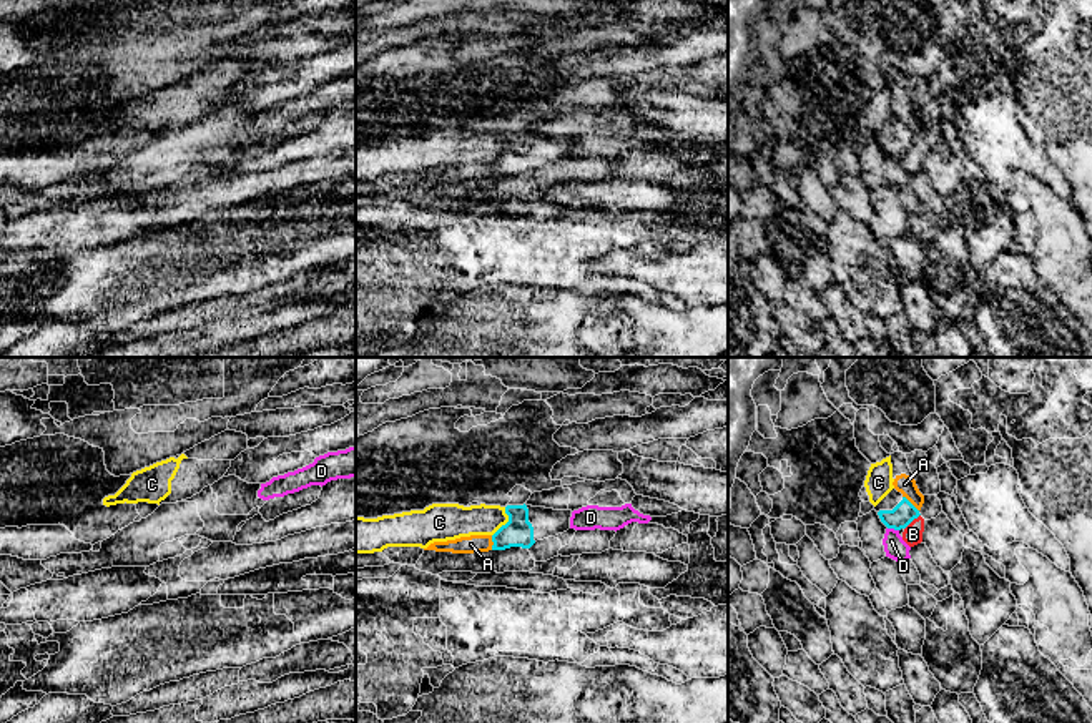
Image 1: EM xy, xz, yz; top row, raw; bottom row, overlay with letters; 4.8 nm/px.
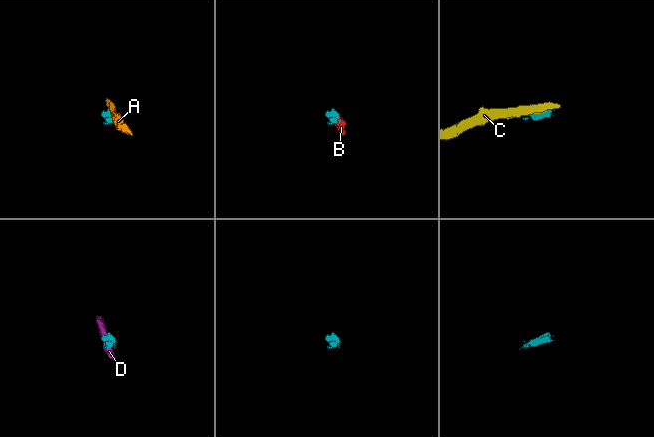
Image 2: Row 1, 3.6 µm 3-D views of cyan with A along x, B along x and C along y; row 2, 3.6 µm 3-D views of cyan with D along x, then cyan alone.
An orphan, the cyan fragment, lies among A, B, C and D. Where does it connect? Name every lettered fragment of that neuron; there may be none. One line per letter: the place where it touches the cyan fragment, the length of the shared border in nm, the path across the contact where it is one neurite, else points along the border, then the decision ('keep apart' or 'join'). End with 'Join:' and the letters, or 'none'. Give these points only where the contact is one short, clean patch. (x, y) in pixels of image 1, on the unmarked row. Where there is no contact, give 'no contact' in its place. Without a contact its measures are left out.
A: contact yz (911, 132); length 110 nm; border yz (903, 123), (918, 138); keep apart
B: contact yz (911, 148); length 110 nm; border yz (919, 142), (905, 157); keep apart
C: contact xz (507, 150); length 160 nm; border xz (506, 135), (507, 148), (492, 163); keep apart
D: contact yz (893, 155); length 60 nm; border yz (888, 155), (898, 158); keep apart
Join: none

